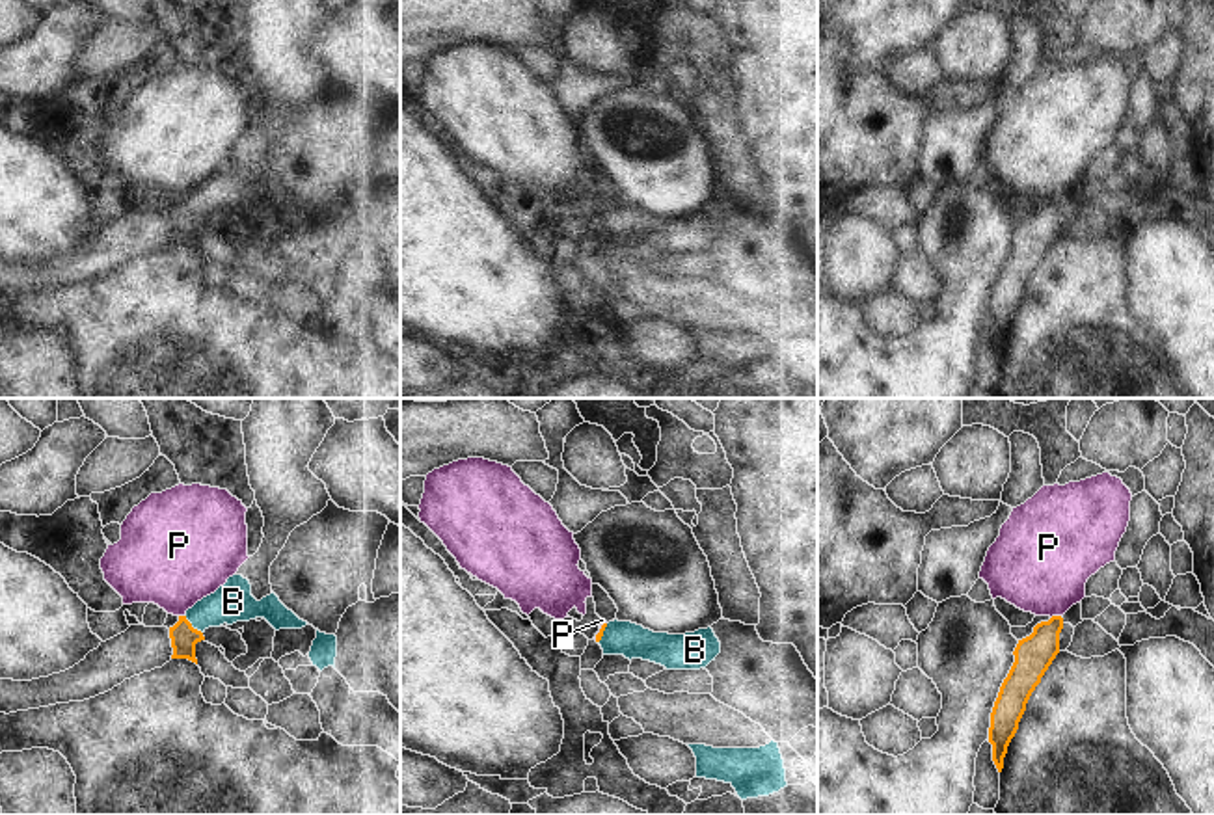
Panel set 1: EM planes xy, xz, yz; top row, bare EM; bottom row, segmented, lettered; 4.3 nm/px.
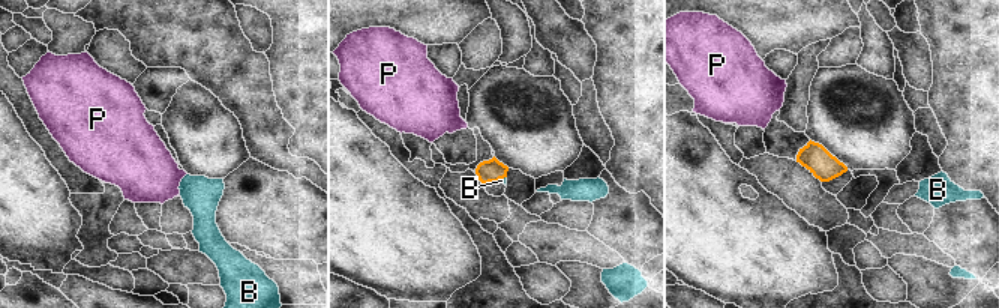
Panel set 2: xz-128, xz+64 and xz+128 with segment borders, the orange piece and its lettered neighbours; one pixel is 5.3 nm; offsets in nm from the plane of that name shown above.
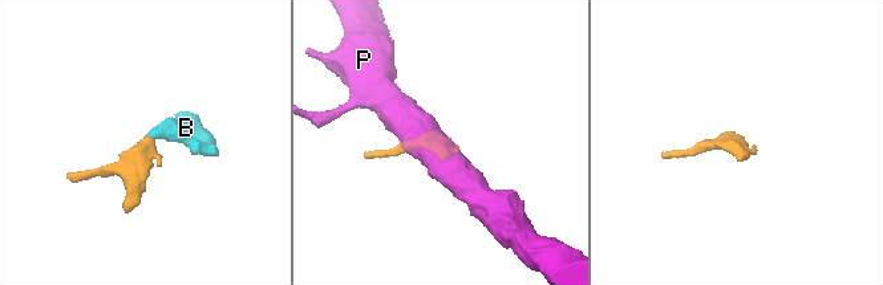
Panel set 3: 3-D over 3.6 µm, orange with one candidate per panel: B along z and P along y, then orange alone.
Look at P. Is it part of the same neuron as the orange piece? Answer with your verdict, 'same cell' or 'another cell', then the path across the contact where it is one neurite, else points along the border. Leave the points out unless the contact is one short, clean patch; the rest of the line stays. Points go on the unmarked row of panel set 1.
another cell; border yz (1060, 198), (1051, 201)

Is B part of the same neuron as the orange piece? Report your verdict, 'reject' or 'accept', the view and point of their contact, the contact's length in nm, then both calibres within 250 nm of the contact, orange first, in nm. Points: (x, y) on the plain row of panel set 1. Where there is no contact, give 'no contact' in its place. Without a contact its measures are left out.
accept | xy (190, 209) | 120 nm | 110/170 nm

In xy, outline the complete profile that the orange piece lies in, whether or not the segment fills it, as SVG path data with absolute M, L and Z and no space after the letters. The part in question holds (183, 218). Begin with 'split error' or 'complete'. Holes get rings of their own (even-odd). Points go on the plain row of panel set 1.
split error; M233 158L214 177L197 184L179 205L169 210L173 238L171 242L188 242L197 247L196 227L205 223L209 210L264 201L276 214L302 212L307 205L289 194L279 180L270 179L257 184L251 179L251 167L242 158Z

